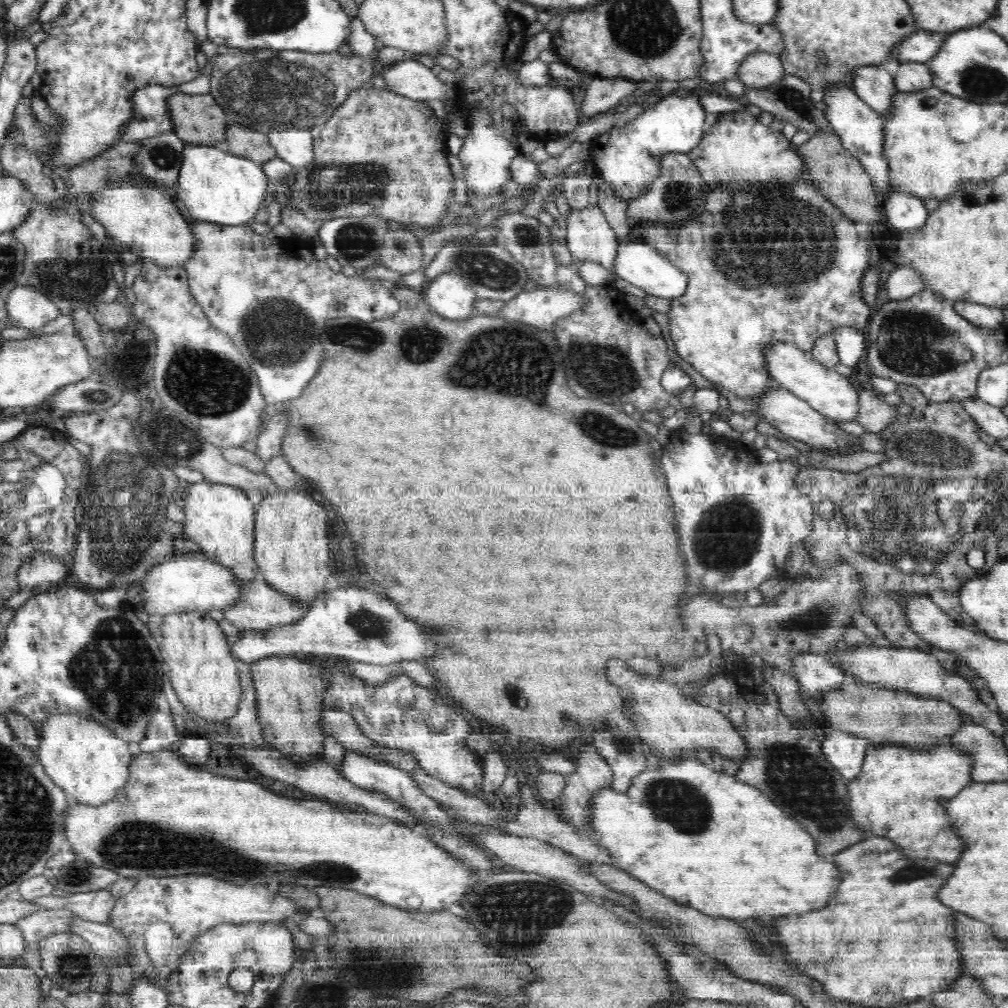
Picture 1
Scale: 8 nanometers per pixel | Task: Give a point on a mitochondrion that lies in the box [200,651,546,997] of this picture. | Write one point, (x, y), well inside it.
(403, 973)

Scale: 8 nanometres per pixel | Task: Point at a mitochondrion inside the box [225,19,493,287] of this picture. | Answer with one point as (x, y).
(330, 187)

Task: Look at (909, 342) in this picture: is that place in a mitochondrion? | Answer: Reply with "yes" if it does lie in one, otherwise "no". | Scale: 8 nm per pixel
yes

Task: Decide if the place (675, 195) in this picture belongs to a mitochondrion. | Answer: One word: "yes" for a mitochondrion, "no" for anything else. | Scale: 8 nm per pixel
yes

